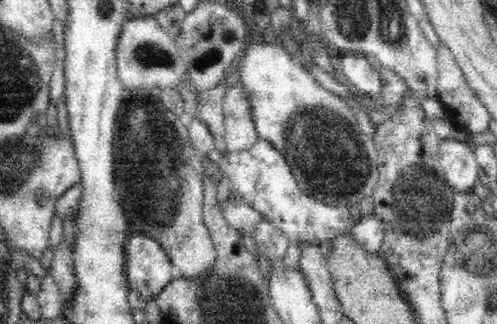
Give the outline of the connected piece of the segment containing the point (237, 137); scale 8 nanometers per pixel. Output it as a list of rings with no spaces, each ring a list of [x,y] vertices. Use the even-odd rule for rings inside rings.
[[[231,87],[223,96],[223,123],[225,139],[230,153],[240,152],[250,148],[256,142],[257,134],[254,125],[250,123],[250,115],[242,93]]]

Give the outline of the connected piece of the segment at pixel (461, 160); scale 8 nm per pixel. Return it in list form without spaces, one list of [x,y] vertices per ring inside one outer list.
[[[453,138],[442,139],[438,147],[440,166],[444,178],[454,194],[470,194],[478,180],[478,163],[475,153],[466,143]]]

